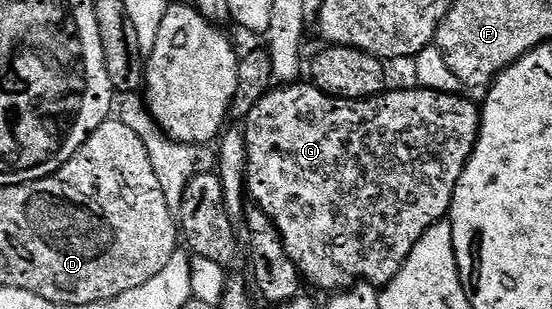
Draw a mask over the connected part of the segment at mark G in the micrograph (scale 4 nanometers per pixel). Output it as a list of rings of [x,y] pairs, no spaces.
[[[296,81],[290,85],[279,85],[267,91],[257,105],[247,115],[245,134],[247,136],[247,177],[246,190],[253,198],[254,206],[260,207],[281,233],[281,241],[285,245],[285,253],[293,257],[300,276],[307,279],[315,287],[326,293],[334,293],[346,289],[356,281],[371,283],[377,289],[387,286],[393,277],[405,265],[409,253],[413,253],[413,245],[435,223],[442,223],[448,218],[451,209],[451,197],[459,184],[461,173],[473,153],[479,140],[479,117],[481,107],[471,99],[462,99],[462,94],[414,89],[415,91],[384,90],[381,95],[371,99],[335,99],[317,89],[310,81]]]

